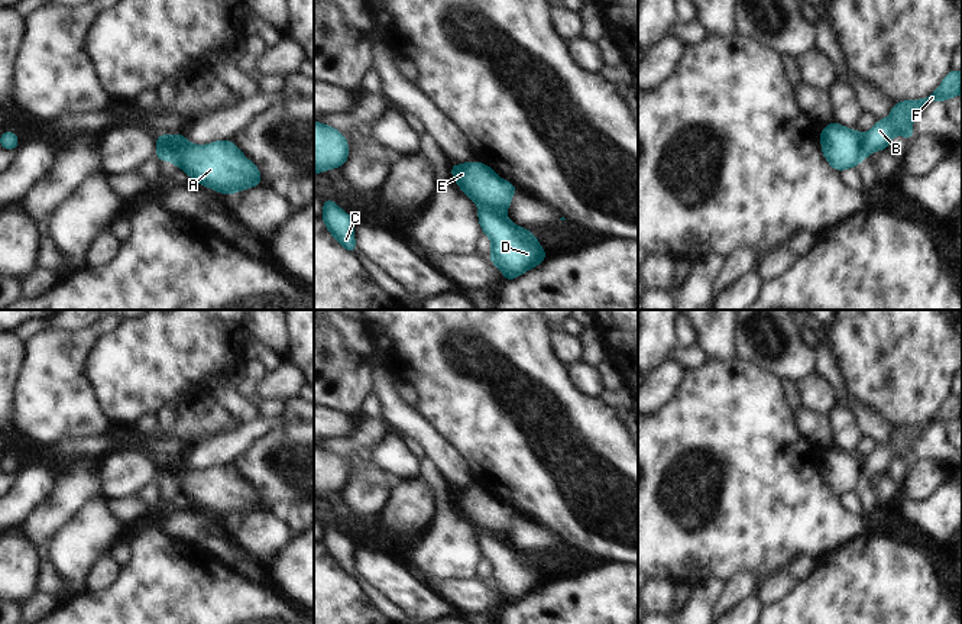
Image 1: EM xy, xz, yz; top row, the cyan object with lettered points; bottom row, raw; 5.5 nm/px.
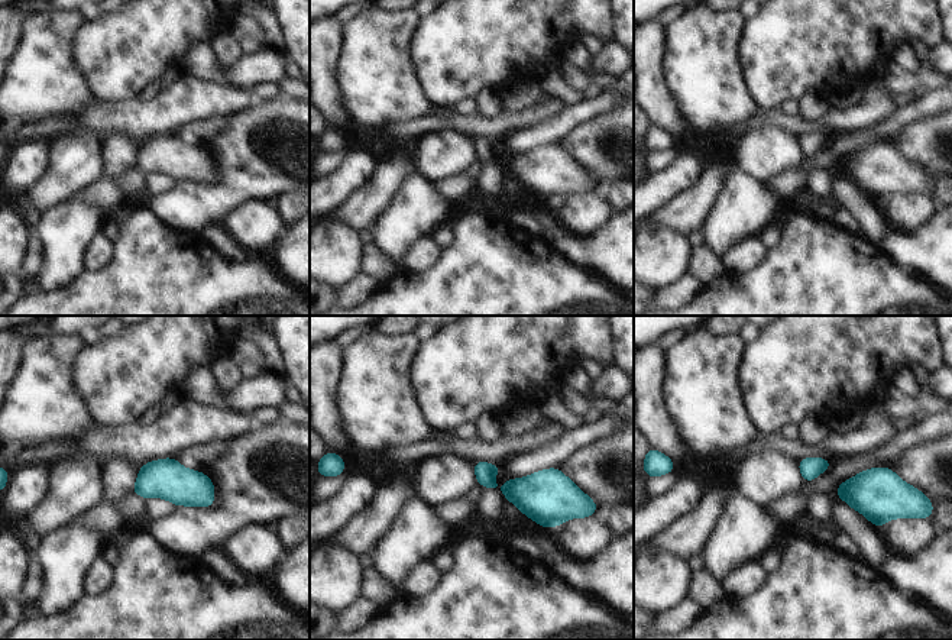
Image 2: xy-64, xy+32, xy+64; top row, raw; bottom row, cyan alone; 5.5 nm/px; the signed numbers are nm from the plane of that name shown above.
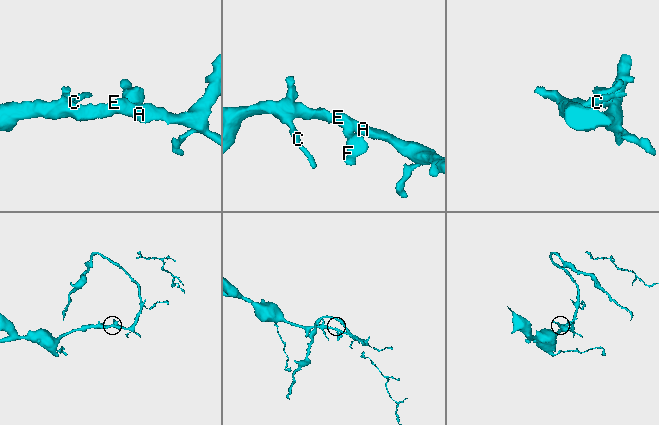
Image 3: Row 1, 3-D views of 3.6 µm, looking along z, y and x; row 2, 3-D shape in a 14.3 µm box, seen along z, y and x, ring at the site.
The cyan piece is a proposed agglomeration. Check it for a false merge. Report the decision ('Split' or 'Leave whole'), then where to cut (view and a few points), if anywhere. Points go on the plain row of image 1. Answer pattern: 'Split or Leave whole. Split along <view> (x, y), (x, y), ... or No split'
Split. Split along xy (168, 461), (167, 478), (159, 482)

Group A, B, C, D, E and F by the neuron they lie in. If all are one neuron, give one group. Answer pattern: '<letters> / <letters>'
A C E / B D F

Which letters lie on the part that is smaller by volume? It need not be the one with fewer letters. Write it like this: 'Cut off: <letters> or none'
Cut off: B, D, F

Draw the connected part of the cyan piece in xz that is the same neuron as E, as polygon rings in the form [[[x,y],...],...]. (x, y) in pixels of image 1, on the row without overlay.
[[[482,486],[451,489],[453,504],[461,515],[480,533],[492,533],[503,537],[509,533],[511,523],[518,514],[512,507],[506,507],[496,499],[496,495]]]

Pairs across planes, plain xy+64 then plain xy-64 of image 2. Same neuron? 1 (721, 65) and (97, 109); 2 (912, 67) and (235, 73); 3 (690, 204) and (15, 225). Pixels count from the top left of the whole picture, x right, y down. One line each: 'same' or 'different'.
1: different
2: different
3: different

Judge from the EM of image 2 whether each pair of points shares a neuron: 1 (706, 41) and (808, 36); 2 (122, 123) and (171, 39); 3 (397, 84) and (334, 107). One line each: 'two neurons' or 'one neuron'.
1: two neurons
2: two neurons
3: two neurons

